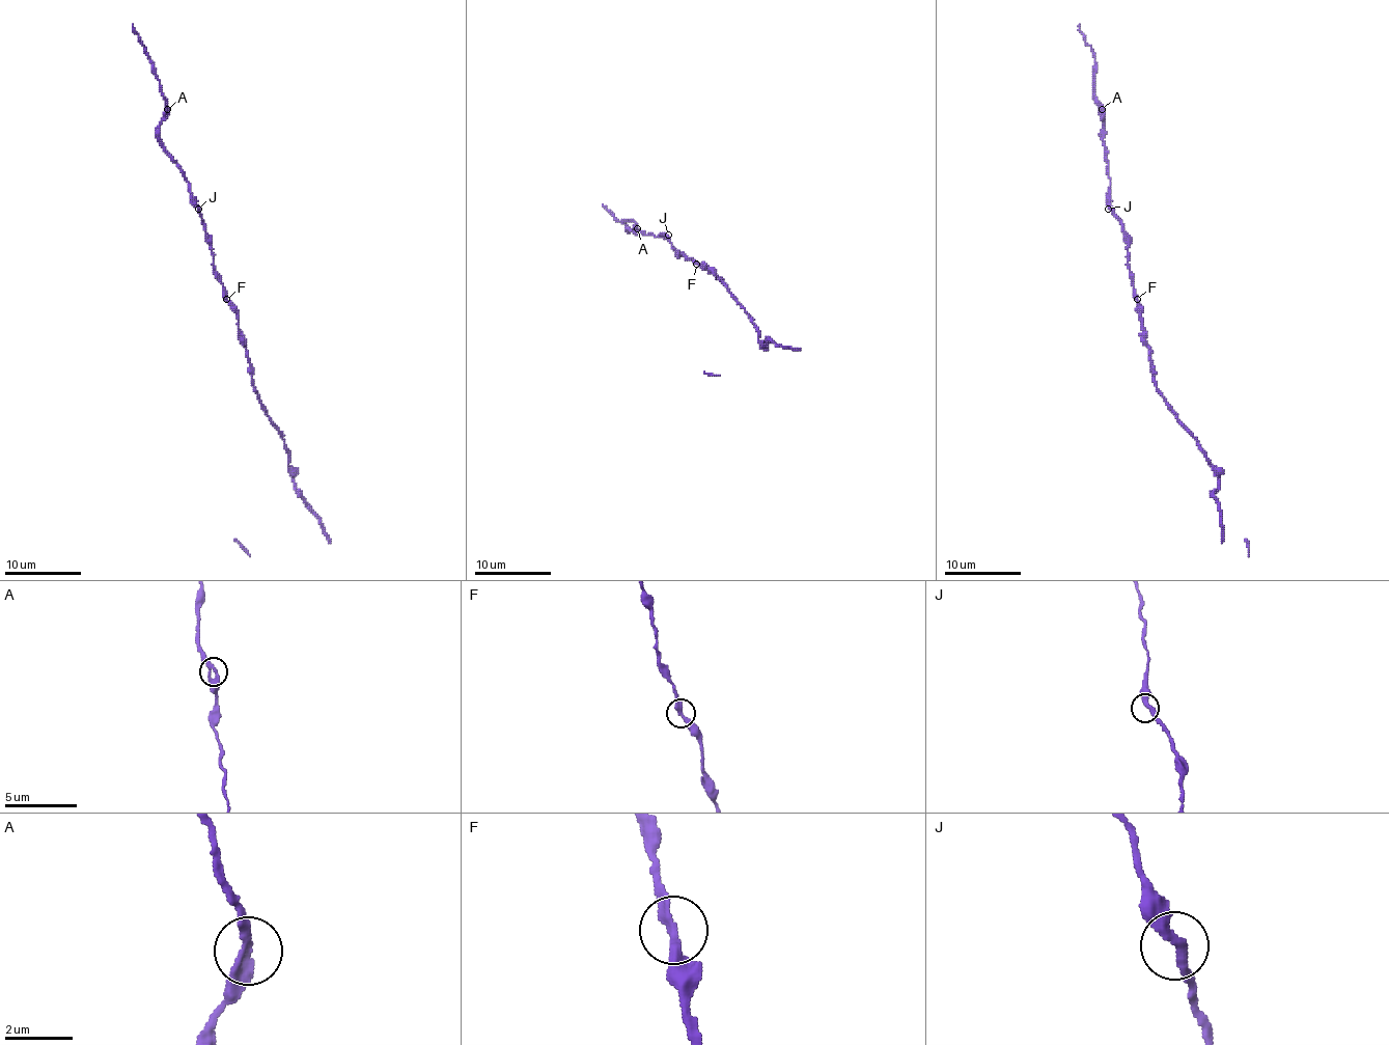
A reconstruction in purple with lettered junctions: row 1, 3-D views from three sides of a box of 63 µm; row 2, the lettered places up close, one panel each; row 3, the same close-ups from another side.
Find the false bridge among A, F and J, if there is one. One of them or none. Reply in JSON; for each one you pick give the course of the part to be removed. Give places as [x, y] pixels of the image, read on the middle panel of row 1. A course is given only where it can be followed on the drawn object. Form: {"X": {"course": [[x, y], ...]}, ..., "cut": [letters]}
{"cut": []}

